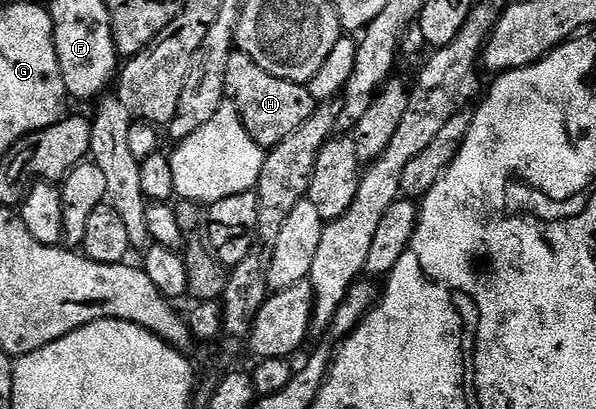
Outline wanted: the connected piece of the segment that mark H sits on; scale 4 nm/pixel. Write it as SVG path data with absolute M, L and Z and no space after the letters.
M239 50L233 51L228 59L224 90L227 99L236 105L240 120L248 133L265 150L275 148L291 132L297 132L318 107L318 102L305 85L274 78L274 74L266 74L266 70L262 70L262 66L254 62L254 58Z

